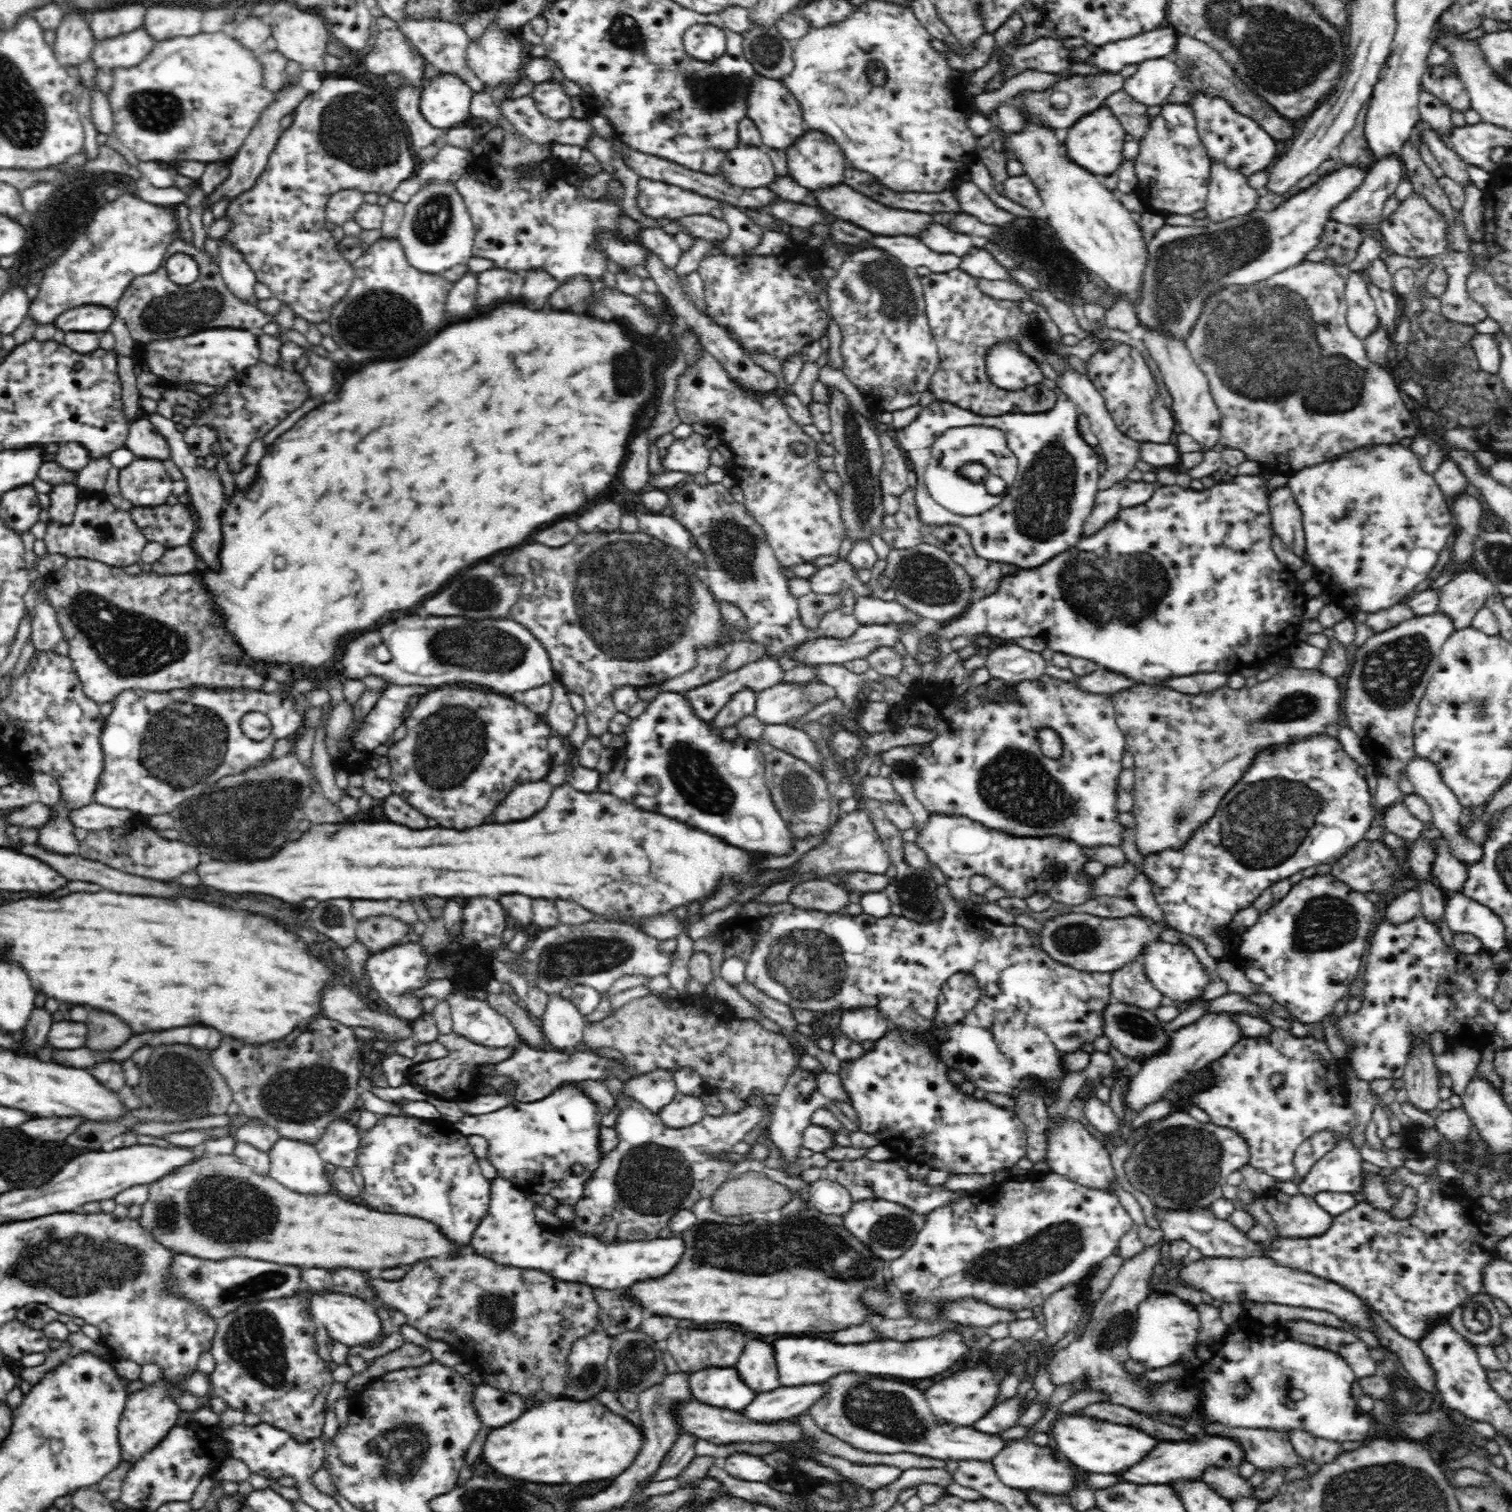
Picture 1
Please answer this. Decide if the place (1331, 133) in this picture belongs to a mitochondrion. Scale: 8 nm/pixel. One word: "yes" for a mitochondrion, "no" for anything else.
no

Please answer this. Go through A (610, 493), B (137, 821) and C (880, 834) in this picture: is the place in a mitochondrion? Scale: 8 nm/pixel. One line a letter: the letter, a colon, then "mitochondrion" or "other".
A: other
B: other
C: other

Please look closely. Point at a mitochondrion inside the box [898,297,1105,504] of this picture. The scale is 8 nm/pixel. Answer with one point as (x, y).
(1038, 394)

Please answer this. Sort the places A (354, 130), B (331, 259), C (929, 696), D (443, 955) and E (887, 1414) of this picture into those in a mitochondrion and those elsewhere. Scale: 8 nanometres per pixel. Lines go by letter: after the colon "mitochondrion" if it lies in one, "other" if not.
A: mitochondrion
B: other
C: other
D: other
E: mitochondrion

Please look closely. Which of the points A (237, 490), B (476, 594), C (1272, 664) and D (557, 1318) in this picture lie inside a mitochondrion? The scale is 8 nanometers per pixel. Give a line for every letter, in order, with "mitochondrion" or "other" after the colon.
A: other
B: mitochondrion
C: other
D: other

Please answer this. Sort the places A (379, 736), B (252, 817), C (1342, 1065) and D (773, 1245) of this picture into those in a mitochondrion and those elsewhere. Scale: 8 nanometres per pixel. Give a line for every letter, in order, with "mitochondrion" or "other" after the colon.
A: other
B: mitochondrion
C: other
D: mitochondrion

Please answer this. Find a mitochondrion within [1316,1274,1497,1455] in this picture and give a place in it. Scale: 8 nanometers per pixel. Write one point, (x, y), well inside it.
(1477, 1318)

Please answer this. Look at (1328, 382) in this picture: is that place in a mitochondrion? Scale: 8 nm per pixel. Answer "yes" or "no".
yes

